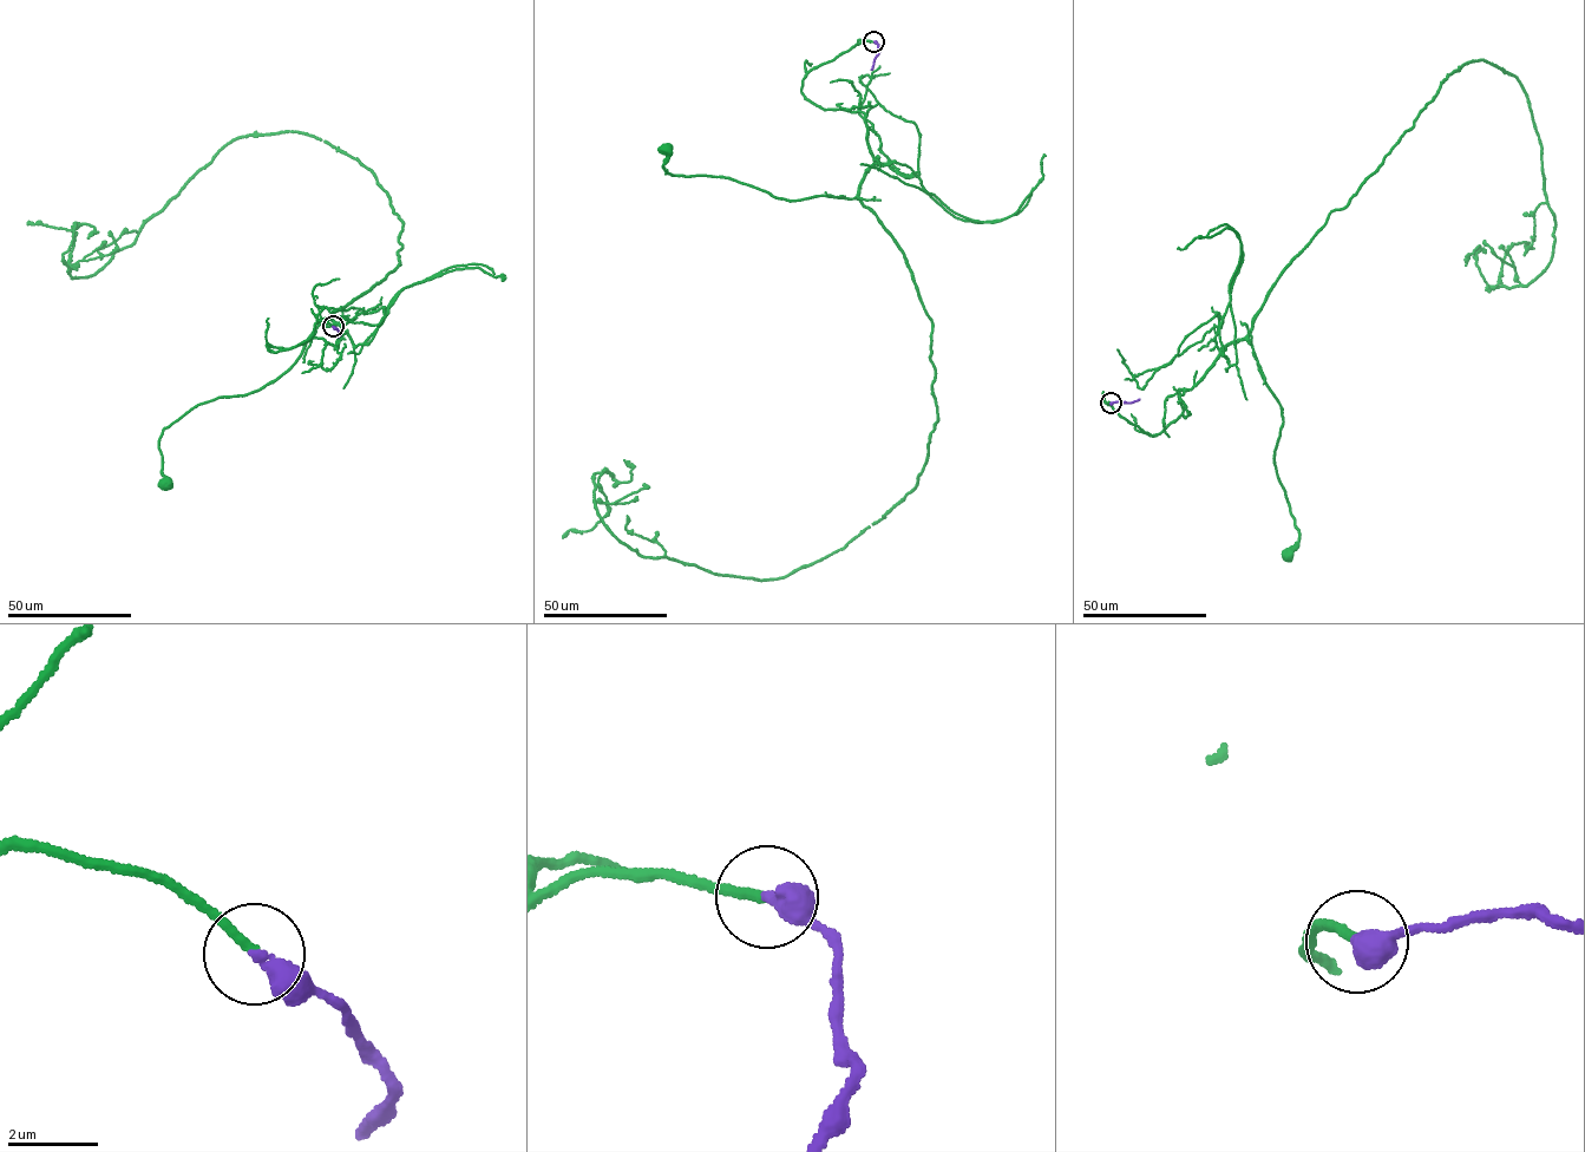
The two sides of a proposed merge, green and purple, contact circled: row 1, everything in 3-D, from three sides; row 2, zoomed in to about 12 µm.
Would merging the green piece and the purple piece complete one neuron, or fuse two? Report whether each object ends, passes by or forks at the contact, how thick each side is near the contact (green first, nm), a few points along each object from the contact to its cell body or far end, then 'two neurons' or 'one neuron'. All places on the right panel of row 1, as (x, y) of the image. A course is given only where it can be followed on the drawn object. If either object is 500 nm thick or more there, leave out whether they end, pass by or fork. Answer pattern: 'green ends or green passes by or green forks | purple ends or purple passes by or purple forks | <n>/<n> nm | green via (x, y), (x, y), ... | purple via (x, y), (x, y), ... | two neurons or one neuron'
green ends | purple ends | 200/360 nm | green via (1109, 403), (1160, 432), (1183, 411), (1179, 388), (1248, 338), (1281, 410), (1274, 460), (1299, 534), (1289, 555) | purple via (1109, 403), (1139, 399) | one neuron

